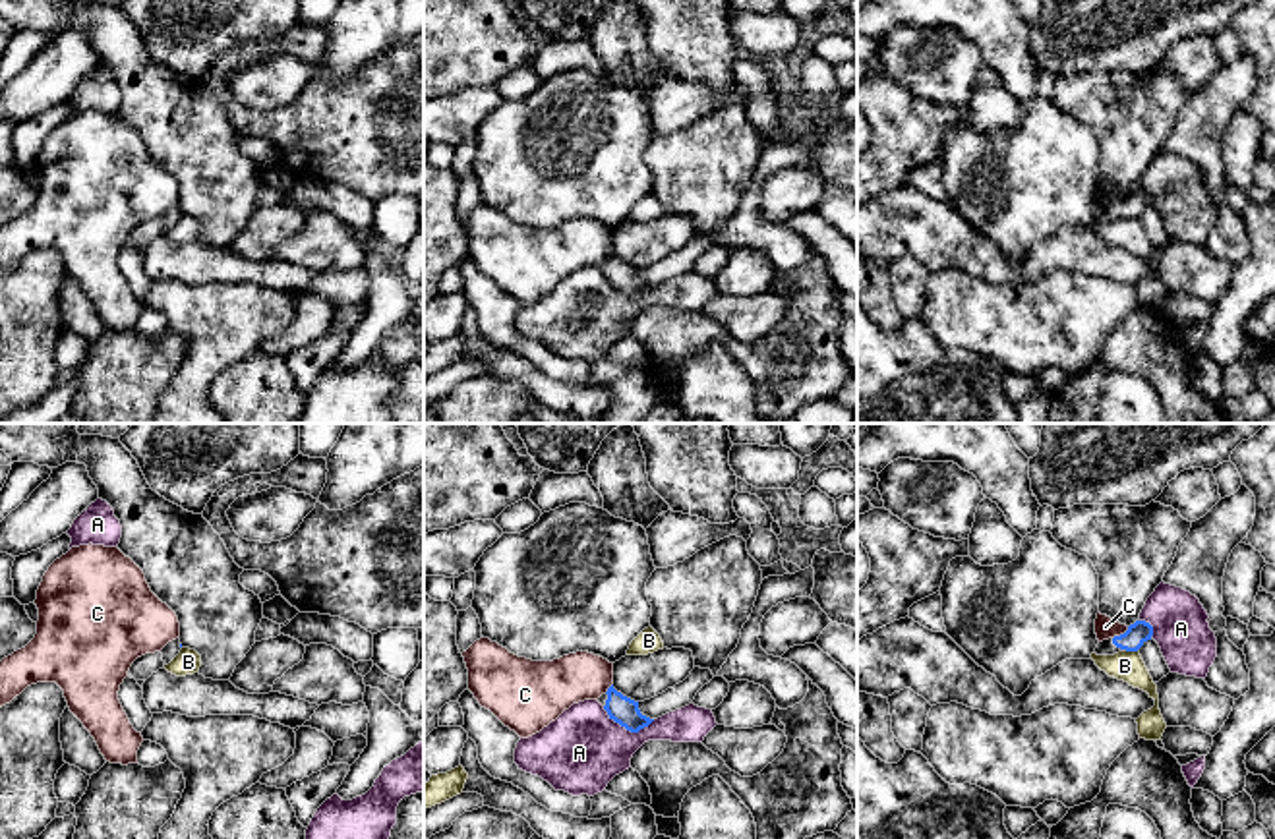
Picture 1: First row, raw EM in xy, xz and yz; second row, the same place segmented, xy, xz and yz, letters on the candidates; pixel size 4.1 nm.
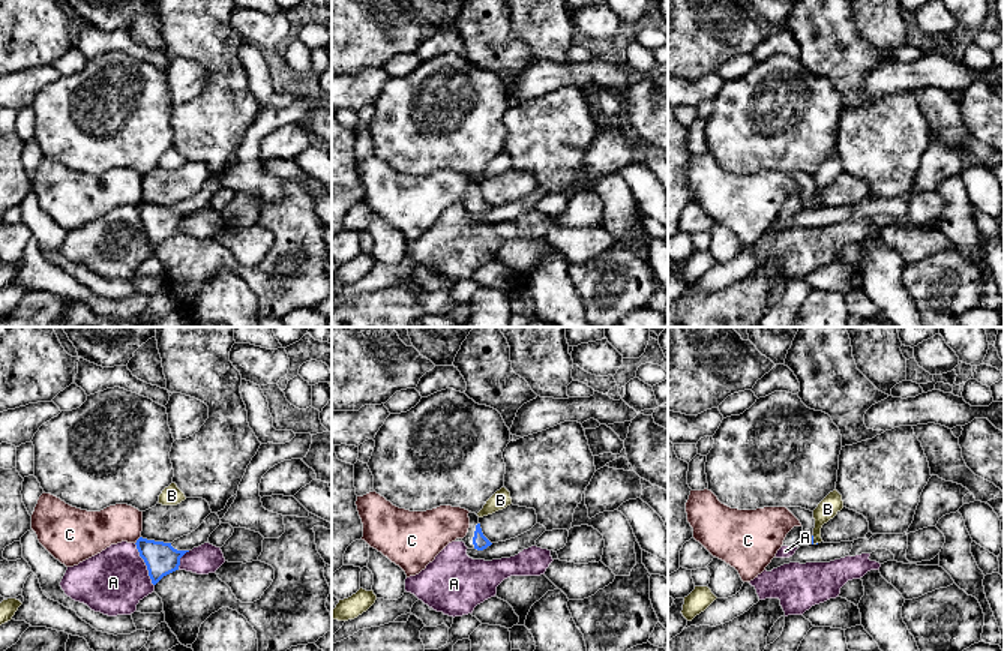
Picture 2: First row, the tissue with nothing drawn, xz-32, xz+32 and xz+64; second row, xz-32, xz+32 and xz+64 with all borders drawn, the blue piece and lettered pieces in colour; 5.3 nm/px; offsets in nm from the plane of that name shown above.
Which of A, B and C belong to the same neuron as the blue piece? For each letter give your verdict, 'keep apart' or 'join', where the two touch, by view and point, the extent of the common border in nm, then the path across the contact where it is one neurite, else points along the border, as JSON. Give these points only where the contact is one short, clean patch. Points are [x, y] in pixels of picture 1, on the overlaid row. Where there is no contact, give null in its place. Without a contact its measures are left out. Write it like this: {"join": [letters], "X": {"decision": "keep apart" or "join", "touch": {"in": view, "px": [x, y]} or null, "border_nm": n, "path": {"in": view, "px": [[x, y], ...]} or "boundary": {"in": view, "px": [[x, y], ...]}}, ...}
{"join": [], "A": {"decision": "keep apart", "touch": {"in": "xz", "px": [627, 729]}, "border_nm": 240, "boundary": {"in": "xz", "px": [[602, 706], [631, 731], [639, 731], [654, 720]]}}, "B": {"decision": "keep apart", "touch": {"in": "yz", "px": [1132, 650]}, "border_nm": 50, "boundary": {"in": "yz", "px": [[1126, 650], [1136, 652]]}}, "C": {"decision": "keep apart", "touch": {"in": "yz", "px": [1121, 635]}, "border_nm": 90, "boundary": {"in": "yz", "px": [[1128, 627], [1113, 638]]}}}

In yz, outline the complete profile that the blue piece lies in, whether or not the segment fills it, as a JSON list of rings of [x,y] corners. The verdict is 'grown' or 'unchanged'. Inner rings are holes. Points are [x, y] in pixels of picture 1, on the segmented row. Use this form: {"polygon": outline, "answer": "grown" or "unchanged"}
{"polygon": [[[1136,621],[1120,636],[1097,644],[1097,655],[1114,655],[1118,651],[1138,651],[1153,636],[1153,626],[1145,621]]], "answer": "grown"}

